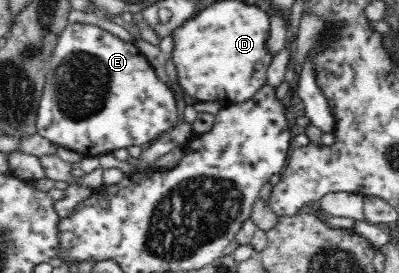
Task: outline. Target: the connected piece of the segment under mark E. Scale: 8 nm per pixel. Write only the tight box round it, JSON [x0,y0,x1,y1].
[36,24,178,156]

